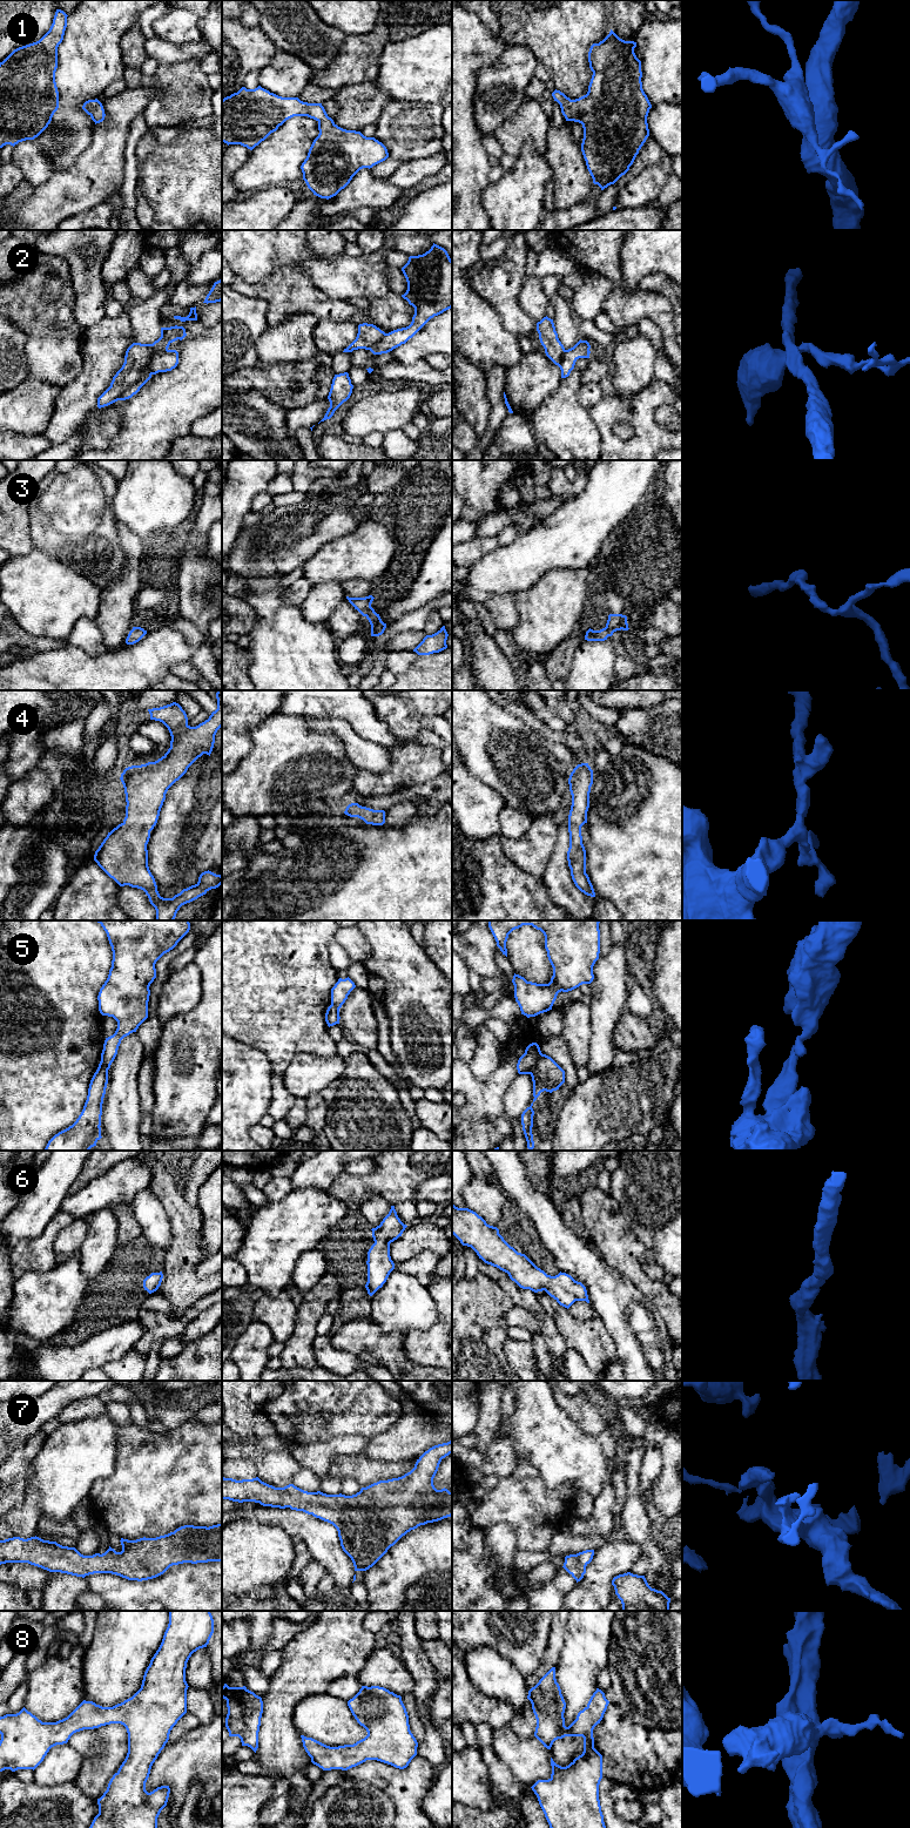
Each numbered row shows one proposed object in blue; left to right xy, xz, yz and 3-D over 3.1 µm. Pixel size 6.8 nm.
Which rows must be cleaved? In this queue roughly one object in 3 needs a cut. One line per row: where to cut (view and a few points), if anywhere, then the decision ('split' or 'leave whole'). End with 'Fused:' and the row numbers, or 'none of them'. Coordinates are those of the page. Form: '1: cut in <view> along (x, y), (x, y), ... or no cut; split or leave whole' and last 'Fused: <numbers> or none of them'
1: no cut; leave whole
2: cut in xy along (167, 349), (152, 356), (141, 377), (119, 399); split
3: no cut; leave whole
4: no cut; leave whole
5: cut in yz along (541, 1053), (531, 1074); split
6: no cut; leave whole
7: no cut; leave whole
8: no cut; leave whole
Fused: 2, 5

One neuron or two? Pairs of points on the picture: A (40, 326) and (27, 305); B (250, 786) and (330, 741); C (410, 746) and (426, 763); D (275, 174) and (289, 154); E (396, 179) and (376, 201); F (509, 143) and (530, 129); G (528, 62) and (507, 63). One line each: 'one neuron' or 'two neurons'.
A: one neuron
B: one neuron
C: one neuron
D: one neuron
E: two neurons
F: one neuron
G: one neuron

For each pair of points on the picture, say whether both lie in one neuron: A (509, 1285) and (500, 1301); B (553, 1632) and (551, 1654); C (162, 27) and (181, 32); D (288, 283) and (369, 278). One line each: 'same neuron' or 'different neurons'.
A: different neurons
B: same neuron
C: same neuron
D: different neurons

